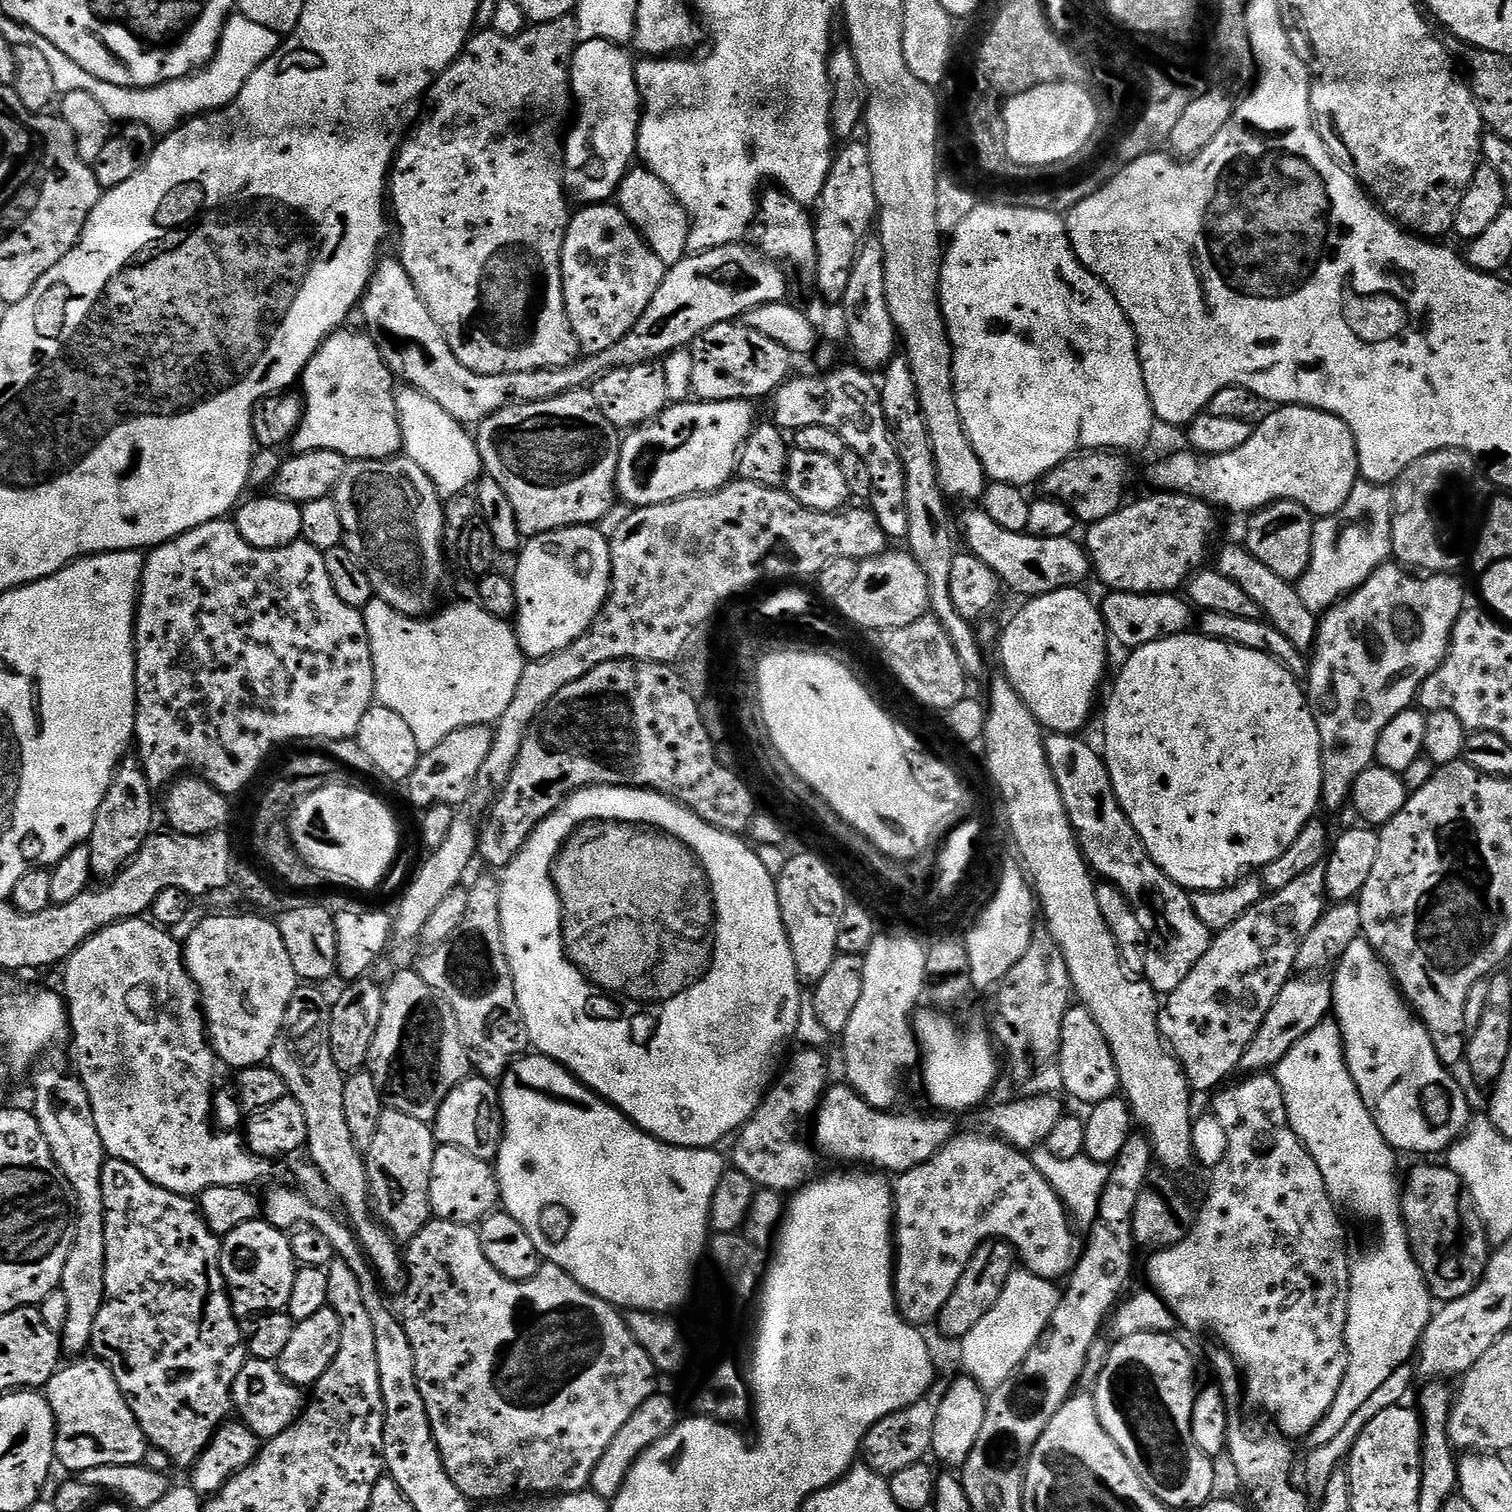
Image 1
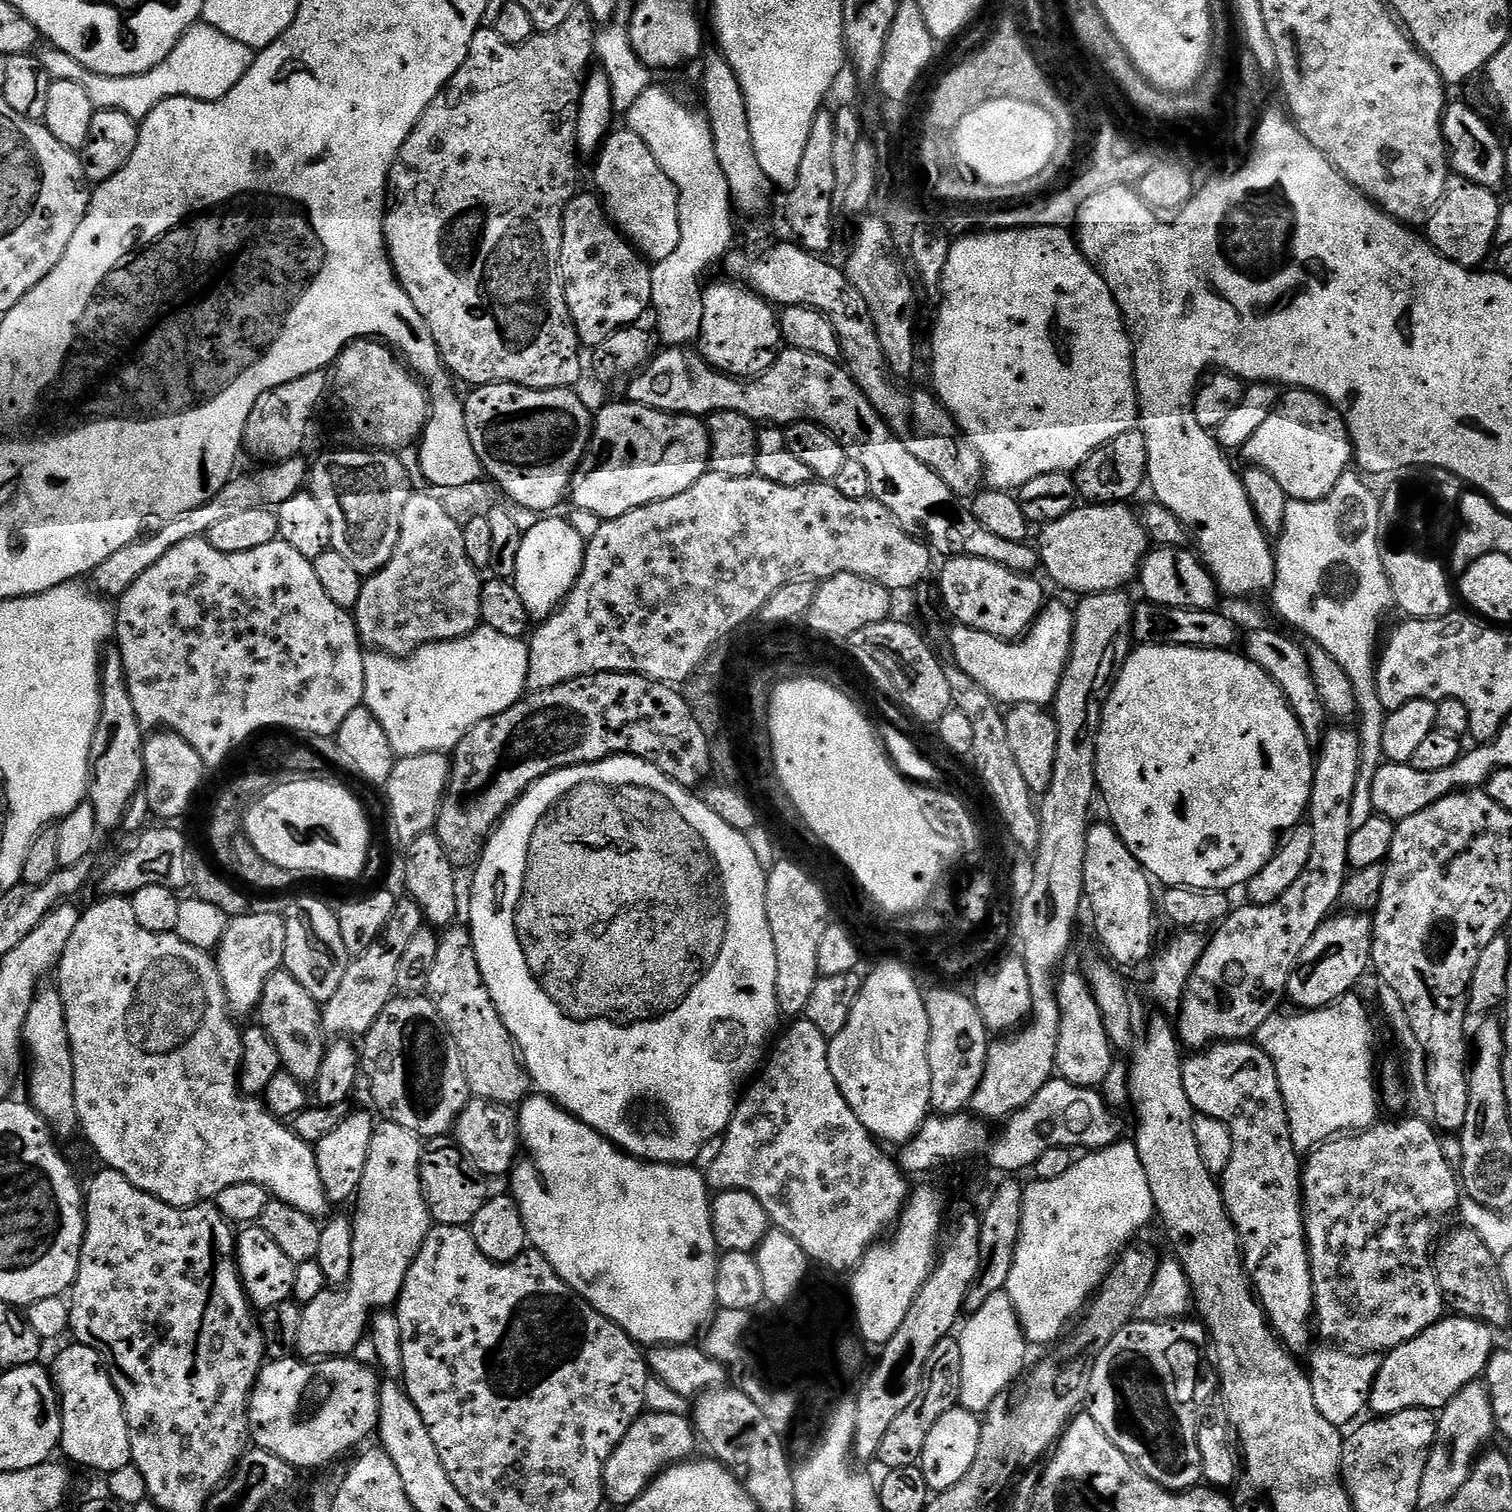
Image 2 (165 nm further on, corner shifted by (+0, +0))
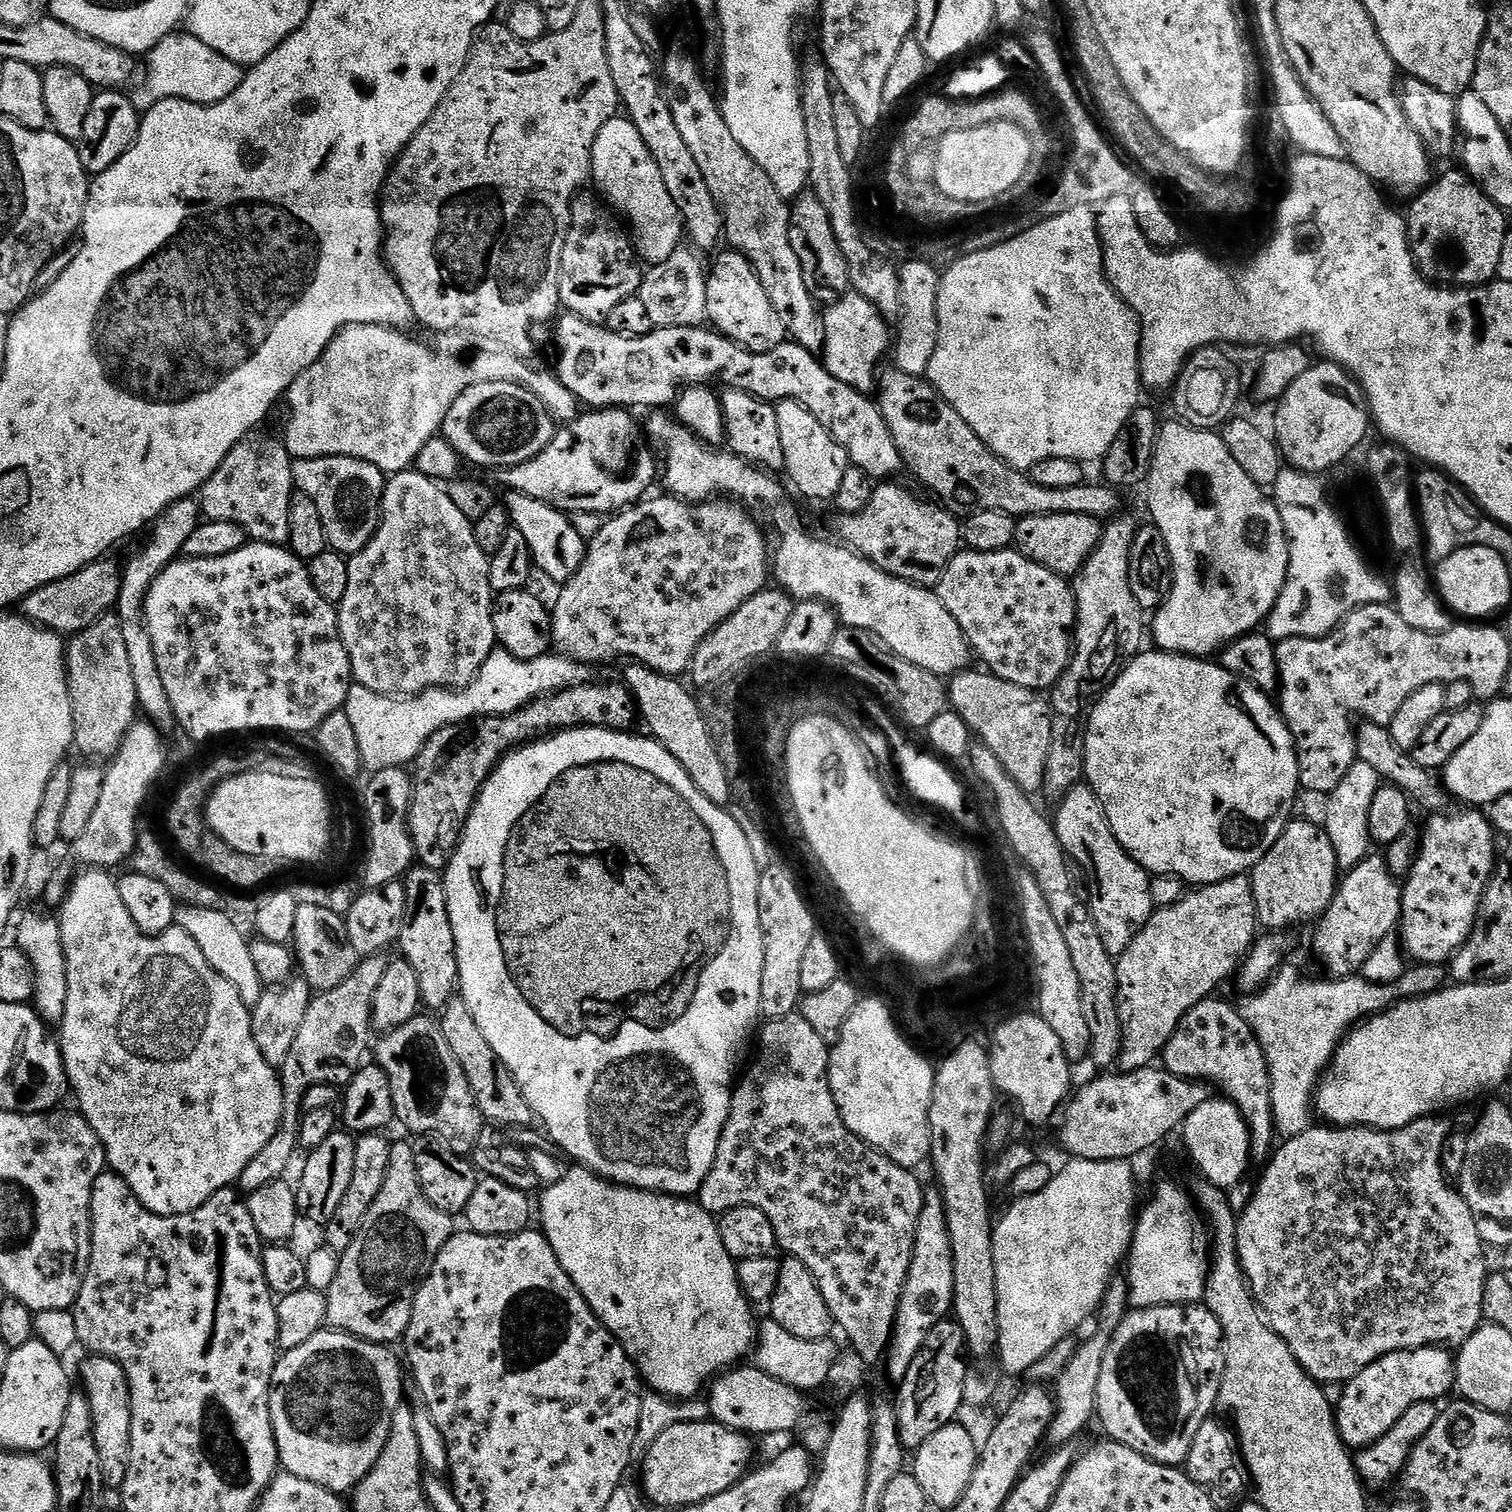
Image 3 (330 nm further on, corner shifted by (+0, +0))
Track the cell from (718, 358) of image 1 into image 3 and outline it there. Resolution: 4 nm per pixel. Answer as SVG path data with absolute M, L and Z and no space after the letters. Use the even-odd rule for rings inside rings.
M727 250L710 268L706 279L706 310L711 327L721 332L726 338L740 344L751 352L774 350L774 346L785 343L786 333L778 318L774 306L770 306L770 298L766 298L766 290L752 268L751 262L735 250Z

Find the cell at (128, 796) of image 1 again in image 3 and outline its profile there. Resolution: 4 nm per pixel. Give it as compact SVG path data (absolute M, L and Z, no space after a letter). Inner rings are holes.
M109 614L103 616L98 622L94 622L86 630L82 630L78 635L71 637L67 641L66 651L64 653L64 669L68 671L68 693L70 694L70 702L72 703L72 739L74 741L75 751L80 751L82 755L88 756L84 758L96 758L92 756L105 756L111 758L115 756L120 749L120 744L124 740L124 736L130 730L130 726L137 723L138 705L136 703L136 687L134 686L134 673L130 671L130 658L126 651L126 645L122 638L122 626L116 615Z

